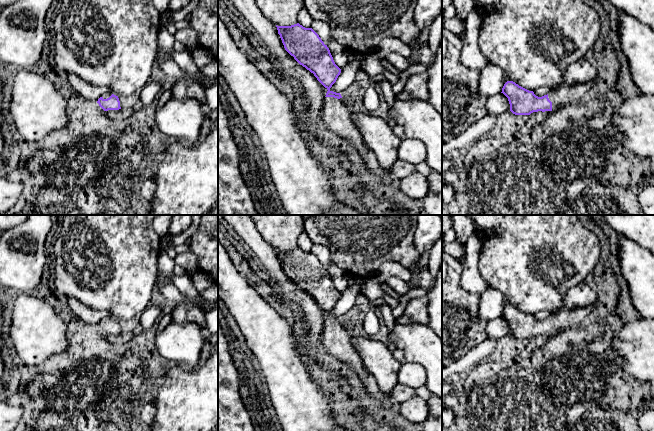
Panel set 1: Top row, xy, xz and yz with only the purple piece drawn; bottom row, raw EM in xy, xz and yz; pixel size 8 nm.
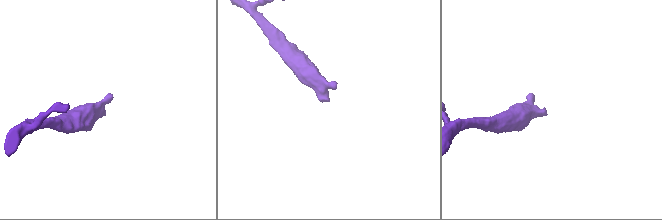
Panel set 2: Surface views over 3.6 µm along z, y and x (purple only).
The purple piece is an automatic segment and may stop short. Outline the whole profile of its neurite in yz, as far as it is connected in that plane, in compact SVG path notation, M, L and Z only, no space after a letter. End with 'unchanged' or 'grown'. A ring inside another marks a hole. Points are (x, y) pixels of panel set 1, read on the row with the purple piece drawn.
M507 81L502 92L509 101L510 111L515 115L530 115L538 111L552 111L579 100L591 90L594 81L575 85L561 86L552 90L549 94L538 97L533 91L529 91L513 81Z; grown

